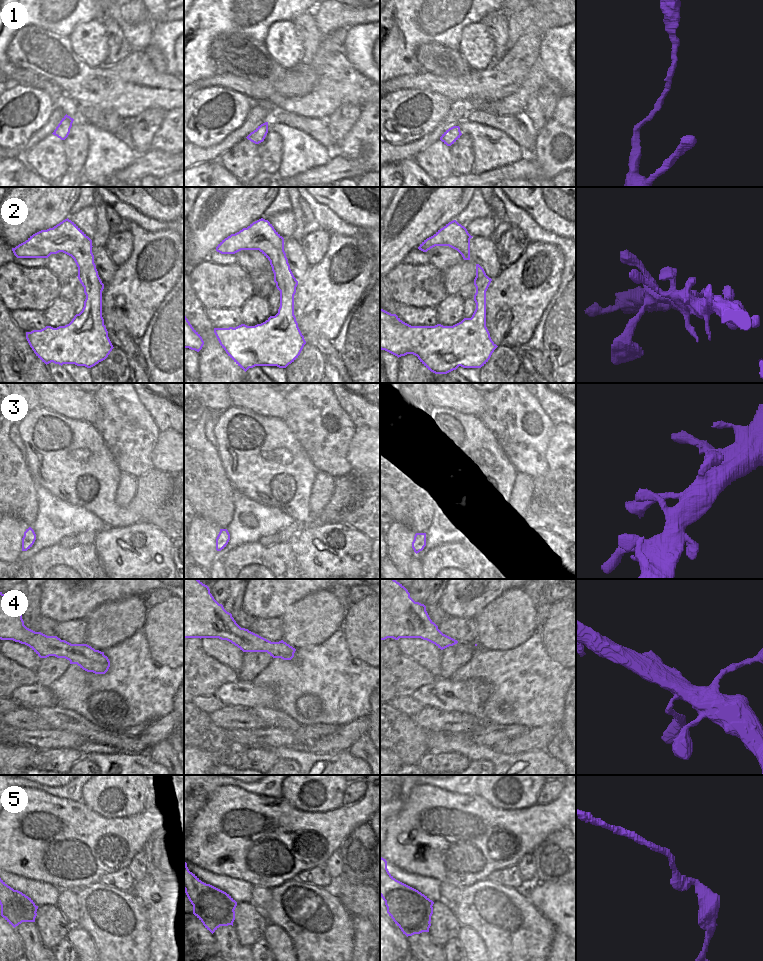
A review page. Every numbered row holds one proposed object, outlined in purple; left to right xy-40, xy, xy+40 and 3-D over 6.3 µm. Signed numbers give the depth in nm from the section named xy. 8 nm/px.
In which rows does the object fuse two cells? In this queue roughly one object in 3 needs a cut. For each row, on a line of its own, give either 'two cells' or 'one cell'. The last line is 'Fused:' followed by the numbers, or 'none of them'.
1: one cell
2: one cell
3: one cell
4: one cell
5: one cell
Fused: none of them

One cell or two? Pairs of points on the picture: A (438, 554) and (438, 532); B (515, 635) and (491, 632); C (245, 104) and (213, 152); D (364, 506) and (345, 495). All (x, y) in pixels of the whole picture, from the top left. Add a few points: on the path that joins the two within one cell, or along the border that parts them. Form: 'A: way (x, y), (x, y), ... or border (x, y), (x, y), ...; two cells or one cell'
A: border (459, 540), (437, 544), (420, 557); two cells
B: way (509, 634), (497, 634); one cell
C: border (239, 127), (218, 143), (206, 147), (197, 146); two cells
D: border (356, 477), (356, 497), (338, 517); two cells

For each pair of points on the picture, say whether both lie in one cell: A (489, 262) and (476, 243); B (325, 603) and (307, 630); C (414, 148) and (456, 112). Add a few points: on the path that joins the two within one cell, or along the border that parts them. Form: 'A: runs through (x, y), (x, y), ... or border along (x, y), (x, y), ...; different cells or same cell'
A: runs through (486, 257), (480, 248); same cell
B: runs through (321, 610), (309, 623); same cell
C: runs through (425, 141), (446, 123); same cell

